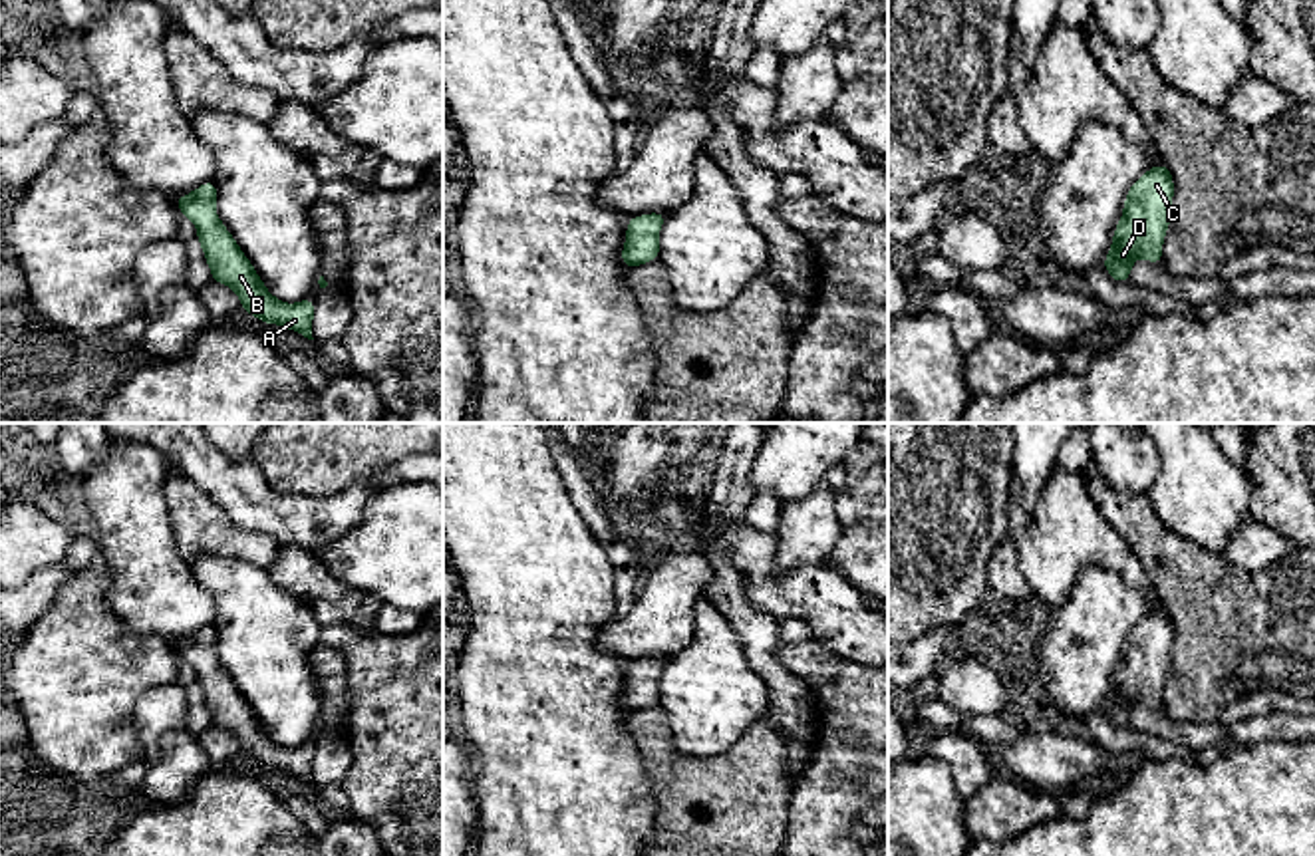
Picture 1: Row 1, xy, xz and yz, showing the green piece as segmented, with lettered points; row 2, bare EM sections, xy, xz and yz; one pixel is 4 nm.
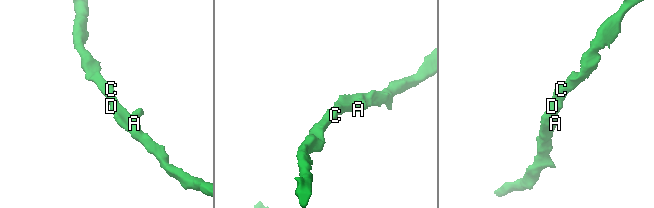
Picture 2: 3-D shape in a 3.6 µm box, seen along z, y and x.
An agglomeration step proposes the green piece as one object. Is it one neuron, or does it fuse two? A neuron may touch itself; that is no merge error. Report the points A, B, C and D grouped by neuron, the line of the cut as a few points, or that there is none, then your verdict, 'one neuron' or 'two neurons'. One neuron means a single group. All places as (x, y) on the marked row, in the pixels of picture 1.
A B C D; no cut; one neuron

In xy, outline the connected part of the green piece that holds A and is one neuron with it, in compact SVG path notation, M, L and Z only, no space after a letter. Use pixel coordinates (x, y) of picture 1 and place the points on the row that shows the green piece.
M207 181L193 193L175 199L183 216L191 218L197 226L197 240L211 266L213 282L232 288L240 300L240 308L260 322L278 324L314 340L314 300L304 298L298 304L284 304L266 290L256 268L219 218L215 211L217 195L215 181Z

